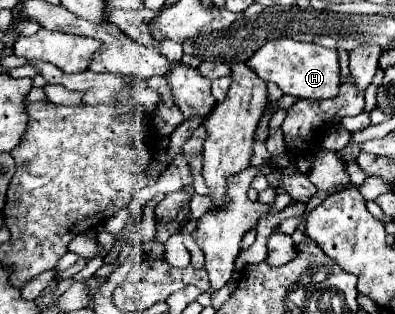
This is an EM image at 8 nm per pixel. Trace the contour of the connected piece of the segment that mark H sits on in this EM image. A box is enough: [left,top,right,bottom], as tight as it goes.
[248,39,340,99]

